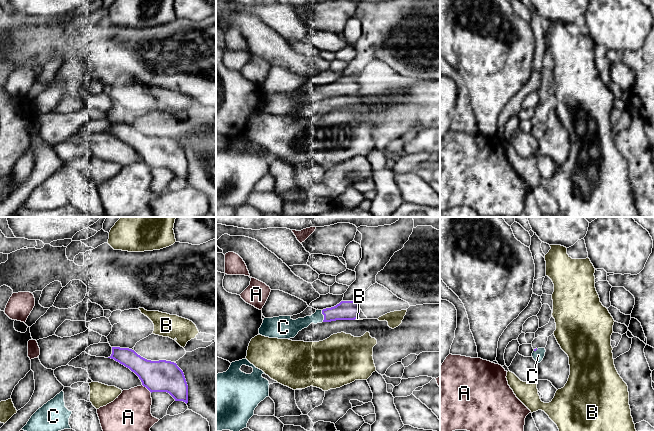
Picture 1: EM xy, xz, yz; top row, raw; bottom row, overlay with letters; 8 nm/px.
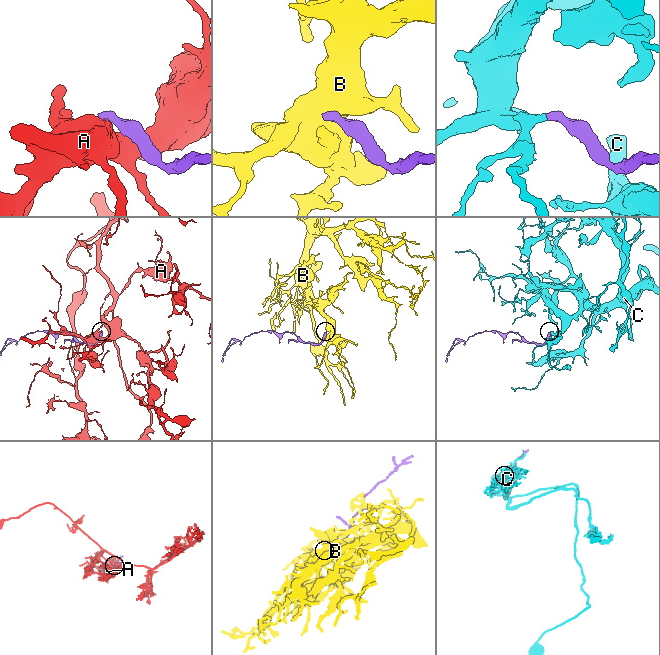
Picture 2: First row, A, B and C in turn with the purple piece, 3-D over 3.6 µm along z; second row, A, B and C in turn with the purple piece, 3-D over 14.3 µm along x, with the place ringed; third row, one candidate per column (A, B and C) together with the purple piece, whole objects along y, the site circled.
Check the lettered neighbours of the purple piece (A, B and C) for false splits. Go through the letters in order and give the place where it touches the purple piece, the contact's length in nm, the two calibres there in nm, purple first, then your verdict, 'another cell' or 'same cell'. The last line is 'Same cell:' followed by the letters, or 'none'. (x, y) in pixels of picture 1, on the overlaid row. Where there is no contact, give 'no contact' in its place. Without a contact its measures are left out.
A: xy (147, 388) | 100 nm | 260/320 nm | another cell
B: xz (357, 317) | 30 nm | 160/20 nm | another cell
C: xz (324, 316) | 100 nm | 160/100 nm | same cell
Same cell: C

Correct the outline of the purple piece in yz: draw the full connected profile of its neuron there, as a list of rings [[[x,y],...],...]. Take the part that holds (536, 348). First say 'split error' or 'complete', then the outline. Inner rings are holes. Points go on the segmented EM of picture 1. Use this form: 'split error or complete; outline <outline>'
split error; outline [[[545,348],[534,349],[532,357],[536,361],[536,363],[540,363],[543,360],[545,352],[546,352]]]

